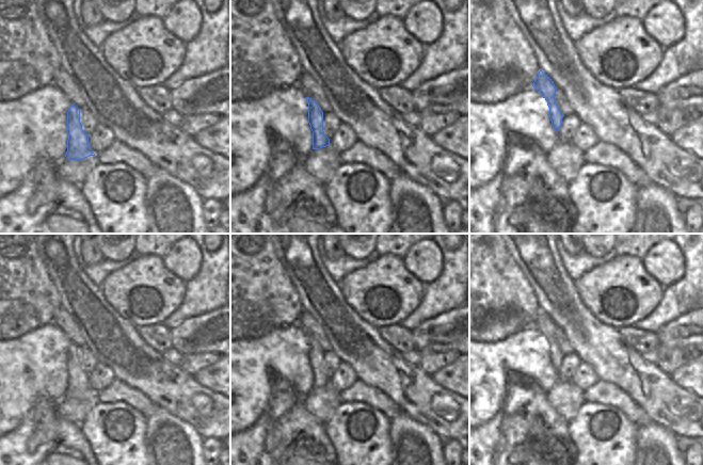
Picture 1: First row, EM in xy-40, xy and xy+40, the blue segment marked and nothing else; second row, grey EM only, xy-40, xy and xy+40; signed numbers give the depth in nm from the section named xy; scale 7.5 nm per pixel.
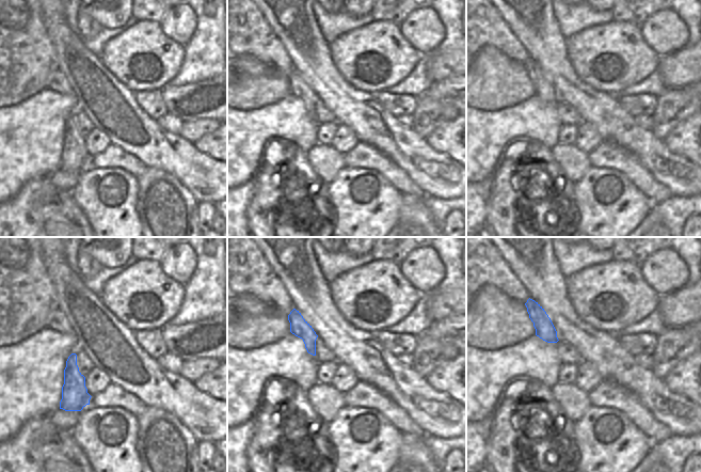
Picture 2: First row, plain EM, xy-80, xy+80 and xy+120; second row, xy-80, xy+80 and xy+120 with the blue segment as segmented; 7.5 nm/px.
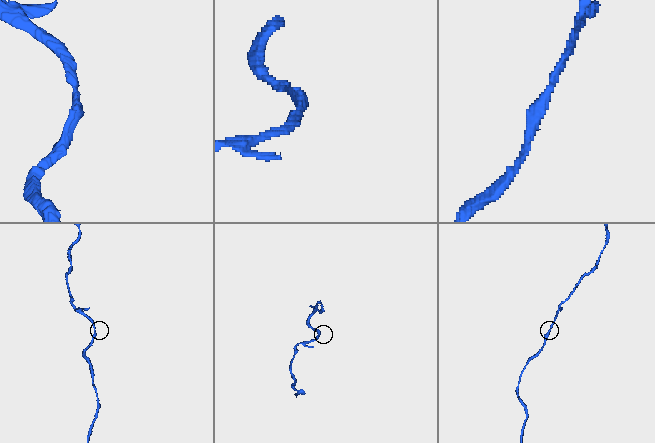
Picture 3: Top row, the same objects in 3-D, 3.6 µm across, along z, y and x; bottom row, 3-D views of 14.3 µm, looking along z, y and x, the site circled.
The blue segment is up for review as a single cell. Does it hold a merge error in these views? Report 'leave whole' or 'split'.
split

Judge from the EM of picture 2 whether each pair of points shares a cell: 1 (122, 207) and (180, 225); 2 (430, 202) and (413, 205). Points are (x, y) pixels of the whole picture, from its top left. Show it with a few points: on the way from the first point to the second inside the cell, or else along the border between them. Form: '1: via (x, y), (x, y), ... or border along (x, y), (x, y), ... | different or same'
1: border along (138, 187), (137, 213), (141, 225) | different
2: border along (424, 198), (424, 204), (436, 225) | different

